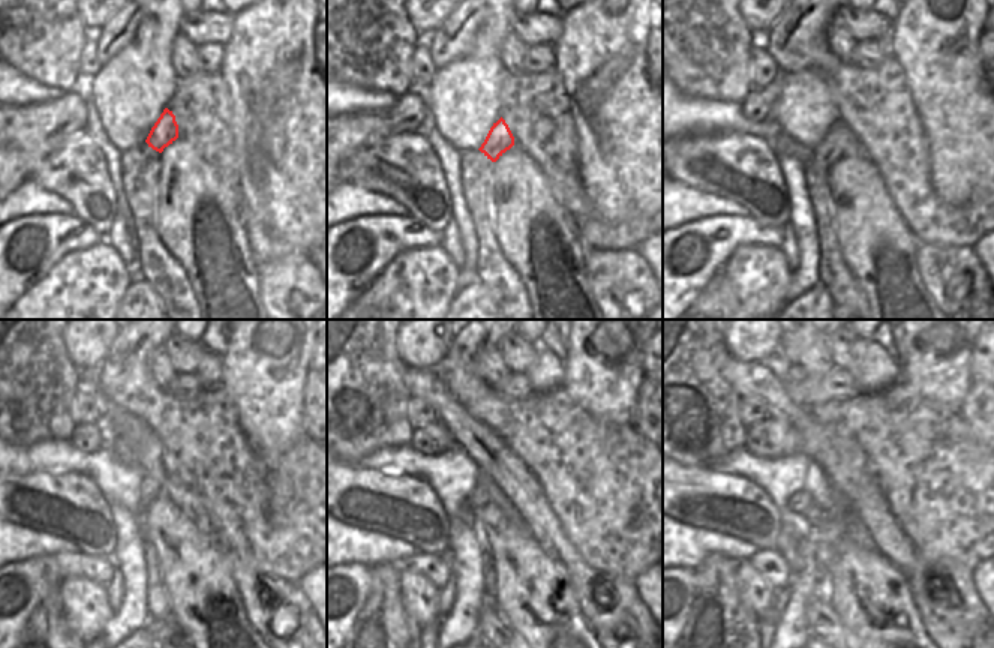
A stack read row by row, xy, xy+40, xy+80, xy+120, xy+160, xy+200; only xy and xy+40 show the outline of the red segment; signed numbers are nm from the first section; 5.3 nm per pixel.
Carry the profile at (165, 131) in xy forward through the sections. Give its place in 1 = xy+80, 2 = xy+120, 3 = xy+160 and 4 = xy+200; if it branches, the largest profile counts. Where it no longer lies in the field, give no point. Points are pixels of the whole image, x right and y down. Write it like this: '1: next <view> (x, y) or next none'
1: next xy+80 (838, 141)
2: next xy+120 (150, 491)
3: next xy+160 (479, 498)
4: next xy+200 (799, 503)

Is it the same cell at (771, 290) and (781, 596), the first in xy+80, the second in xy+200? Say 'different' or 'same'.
different

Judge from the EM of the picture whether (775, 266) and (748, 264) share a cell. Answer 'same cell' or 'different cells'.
same cell

